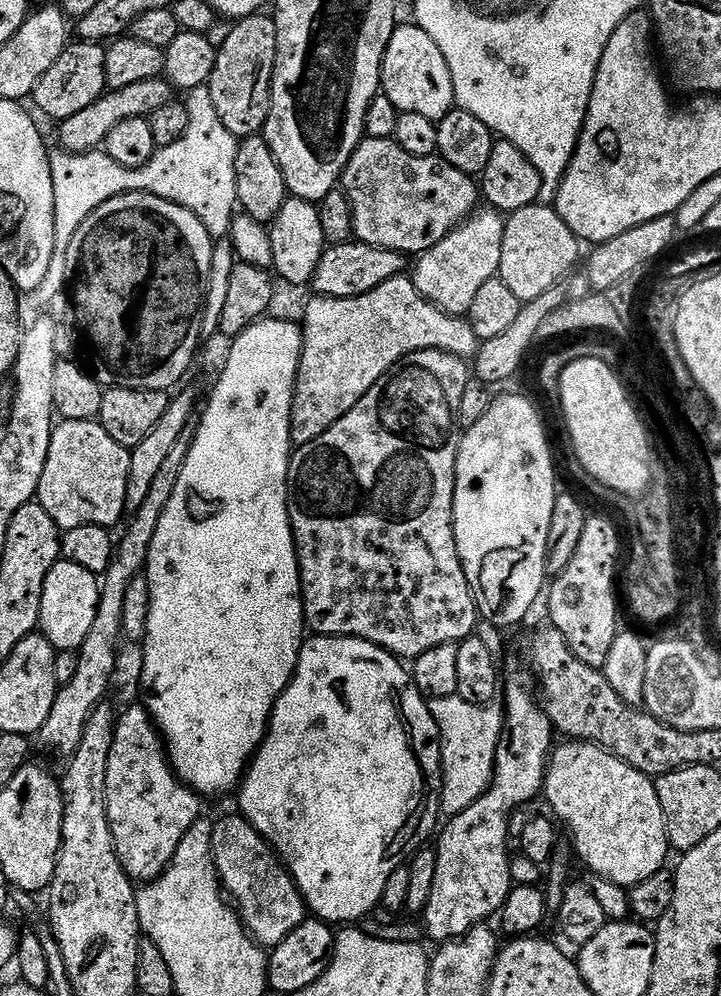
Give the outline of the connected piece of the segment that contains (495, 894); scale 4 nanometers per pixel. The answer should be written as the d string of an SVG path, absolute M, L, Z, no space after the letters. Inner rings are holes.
M512 687L512 716L506 720L506 747L496 754L496 775L492 786L482 798L478 798L474 806L447 821L449 824L440 836L440 845L435 845L434 886L422 913L424 928L432 940L451 942L465 936L472 928L481 927L495 912L497 915L503 909L506 898L514 887L512 860L510 855L508 856L508 815L511 814L512 808L541 795L550 749L554 744L552 723L541 712L533 710L532 704L527 702L528 696L524 696L524 691Z

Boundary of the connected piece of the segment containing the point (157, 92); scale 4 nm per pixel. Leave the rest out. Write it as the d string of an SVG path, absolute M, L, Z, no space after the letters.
M157 78L146 82L134 82L134 86L126 86L117 92L109 91L100 97L86 110L74 114L69 120L63 121L60 128L59 147L72 155L83 155L99 149L107 141L109 134L117 124L124 120L147 118L154 114L161 106L166 106L173 99L174 92L167 80Z

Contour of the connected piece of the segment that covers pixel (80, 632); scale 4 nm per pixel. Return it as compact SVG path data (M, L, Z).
M59 559L56 565L46 574L46 582L42 586L42 606L40 607L39 631L52 643L52 647L57 653L79 653L86 642L87 635L90 634L91 627L94 626L95 615L99 612L99 600L101 595L101 581L97 573L90 570L82 570L74 562L66 559Z

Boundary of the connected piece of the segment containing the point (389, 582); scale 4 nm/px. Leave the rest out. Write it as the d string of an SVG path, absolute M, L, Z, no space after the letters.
M412 368L401 380L389 379L379 389L373 390L357 402L346 415L326 434L314 442L301 444L293 451L288 470L288 517L292 523L292 536L296 539L296 558L300 561L300 596L304 605L304 619L316 636L342 636L354 640L366 640L377 649L393 652L408 662L414 662L426 650L434 650L443 644L459 645L477 631L476 600L464 573L456 539L452 529L452 507L456 489L456 459L460 453L462 428L458 423L458 396L444 380L432 372L419 372Z

